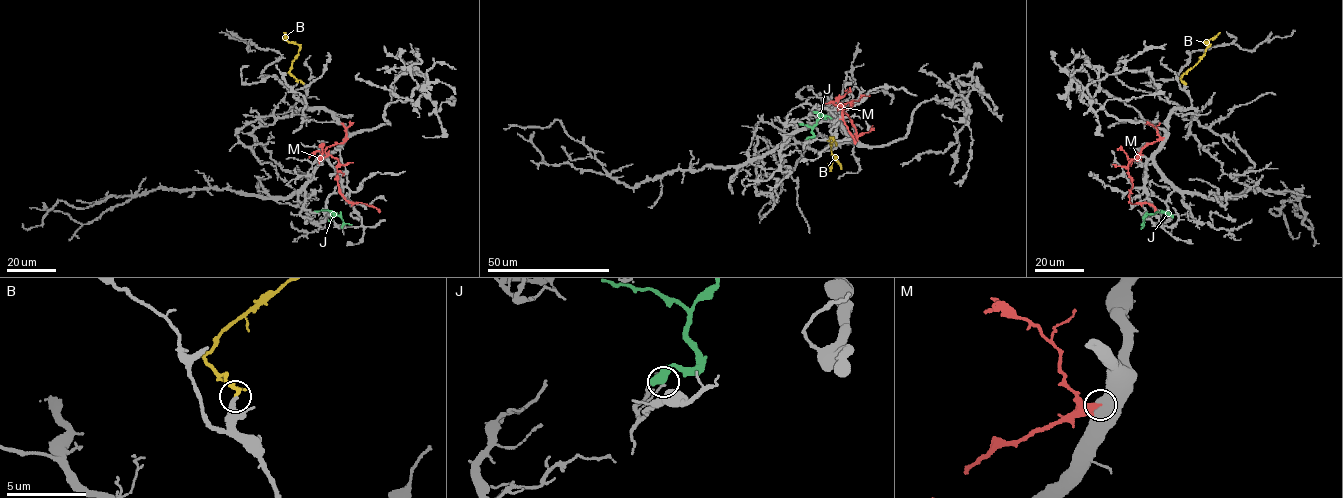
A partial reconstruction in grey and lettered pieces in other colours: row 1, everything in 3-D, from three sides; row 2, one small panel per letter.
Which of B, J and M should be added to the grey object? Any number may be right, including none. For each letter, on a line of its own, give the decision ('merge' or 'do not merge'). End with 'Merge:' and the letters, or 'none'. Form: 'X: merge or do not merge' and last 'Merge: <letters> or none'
B: merge
J: do not merge
M: do not merge
Merge: B

